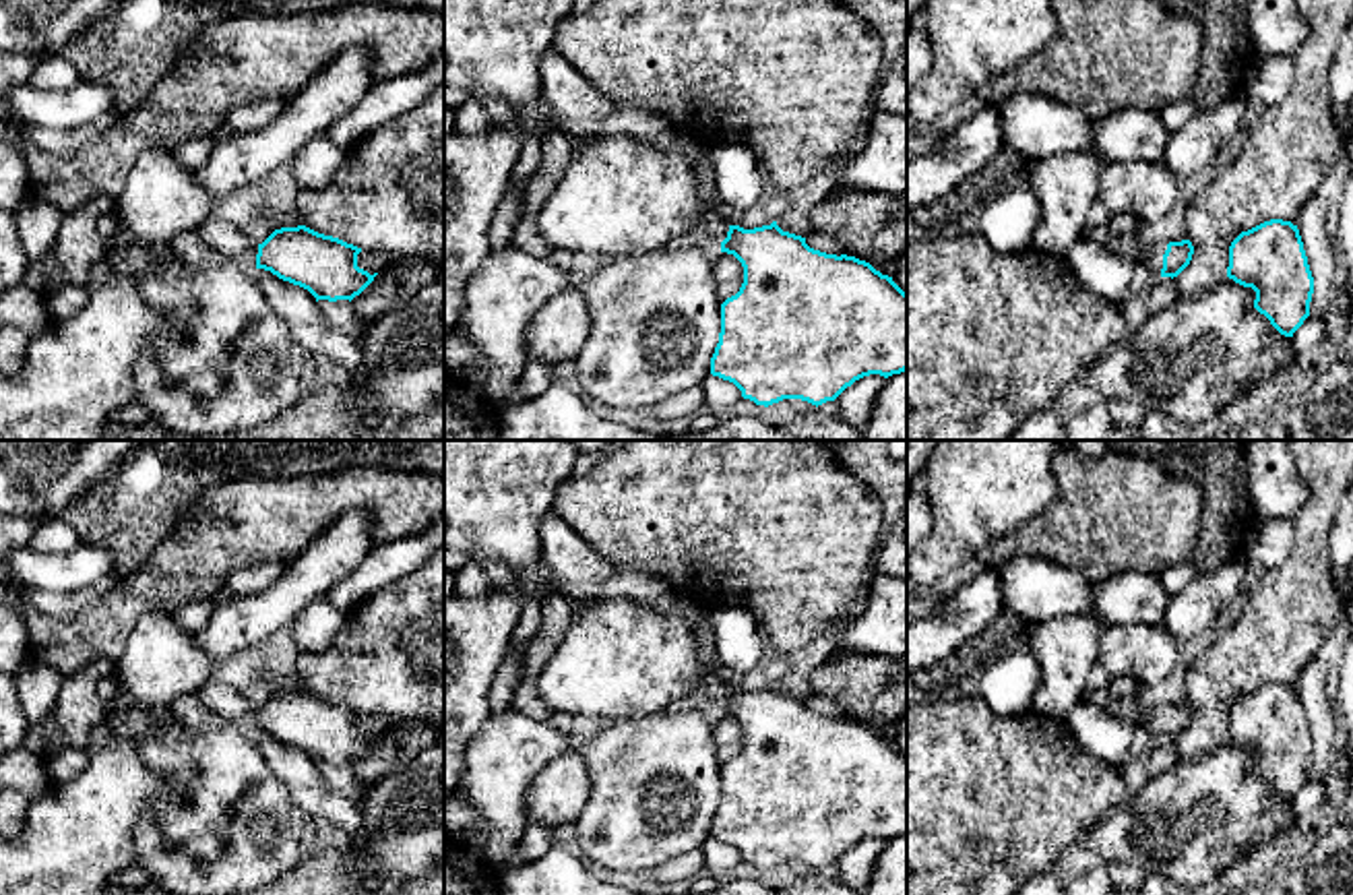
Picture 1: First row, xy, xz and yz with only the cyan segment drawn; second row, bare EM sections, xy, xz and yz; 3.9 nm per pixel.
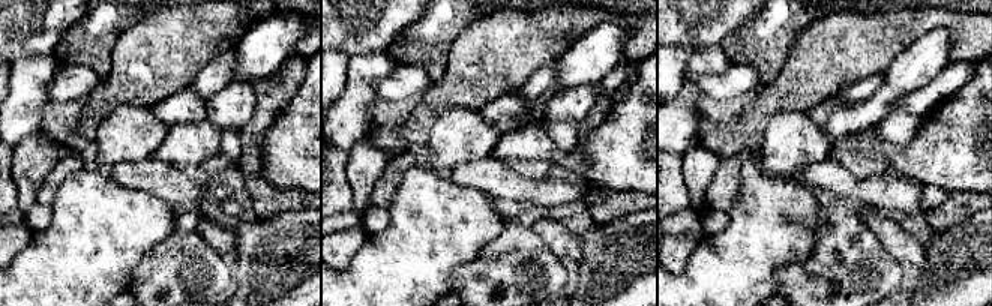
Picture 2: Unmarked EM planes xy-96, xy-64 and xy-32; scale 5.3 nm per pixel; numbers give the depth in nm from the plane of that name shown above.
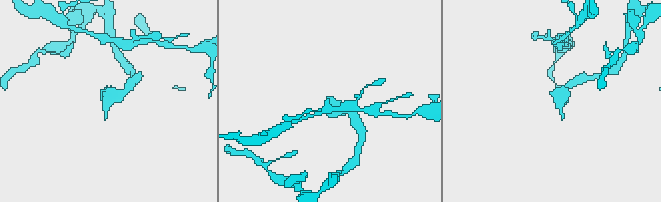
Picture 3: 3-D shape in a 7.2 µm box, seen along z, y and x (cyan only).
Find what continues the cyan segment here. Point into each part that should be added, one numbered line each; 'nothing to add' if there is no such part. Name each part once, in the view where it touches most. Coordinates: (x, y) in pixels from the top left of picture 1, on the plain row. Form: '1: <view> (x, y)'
1: yz (1153, 718)

